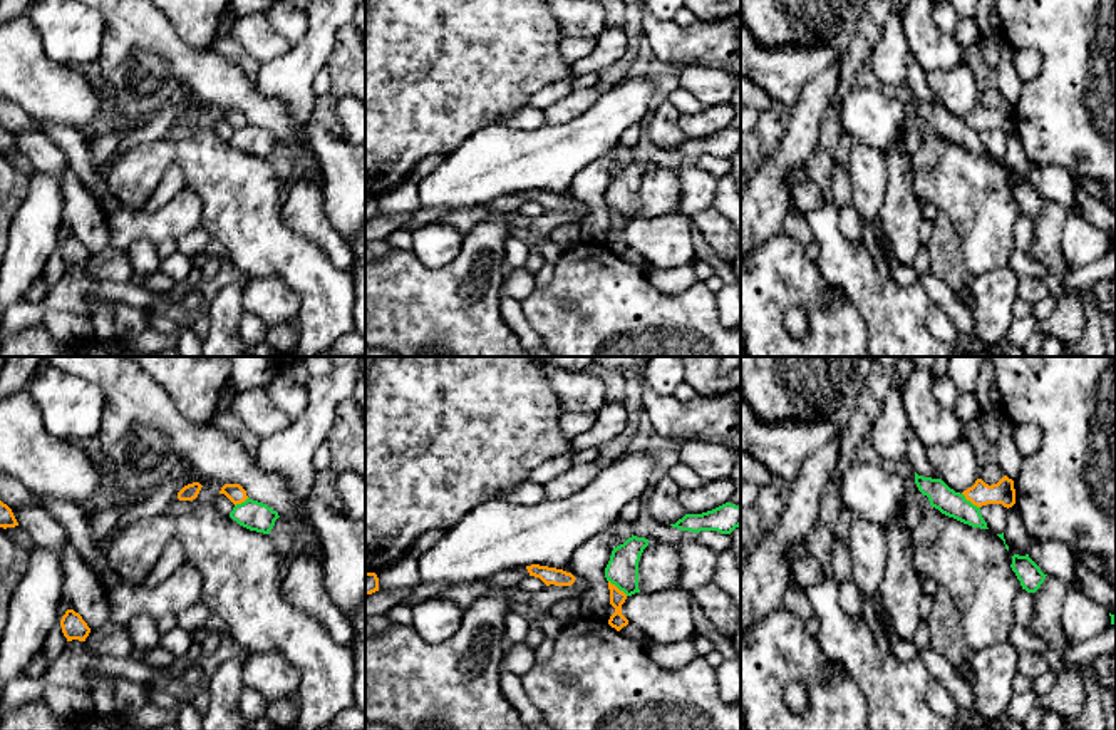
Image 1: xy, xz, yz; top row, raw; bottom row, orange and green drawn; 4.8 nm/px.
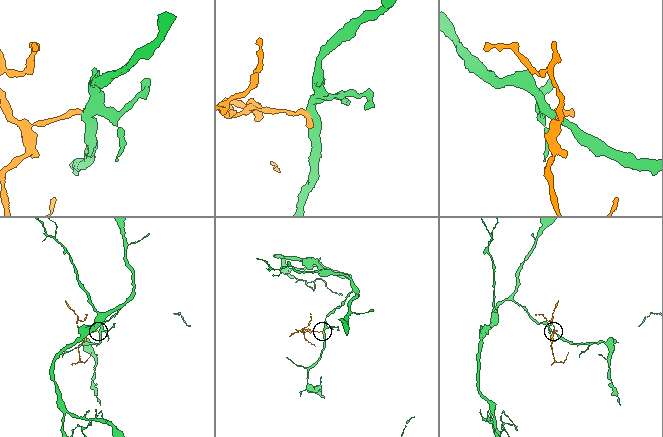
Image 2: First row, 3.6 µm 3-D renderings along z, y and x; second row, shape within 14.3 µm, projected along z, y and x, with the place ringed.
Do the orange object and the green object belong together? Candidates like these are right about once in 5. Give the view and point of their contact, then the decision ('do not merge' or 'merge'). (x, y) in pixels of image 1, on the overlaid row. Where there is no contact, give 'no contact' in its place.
contact yz (971, 501); do not merge

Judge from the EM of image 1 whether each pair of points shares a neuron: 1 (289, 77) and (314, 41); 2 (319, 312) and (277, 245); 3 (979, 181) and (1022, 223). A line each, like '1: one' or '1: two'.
1: one
2: one
3: two

